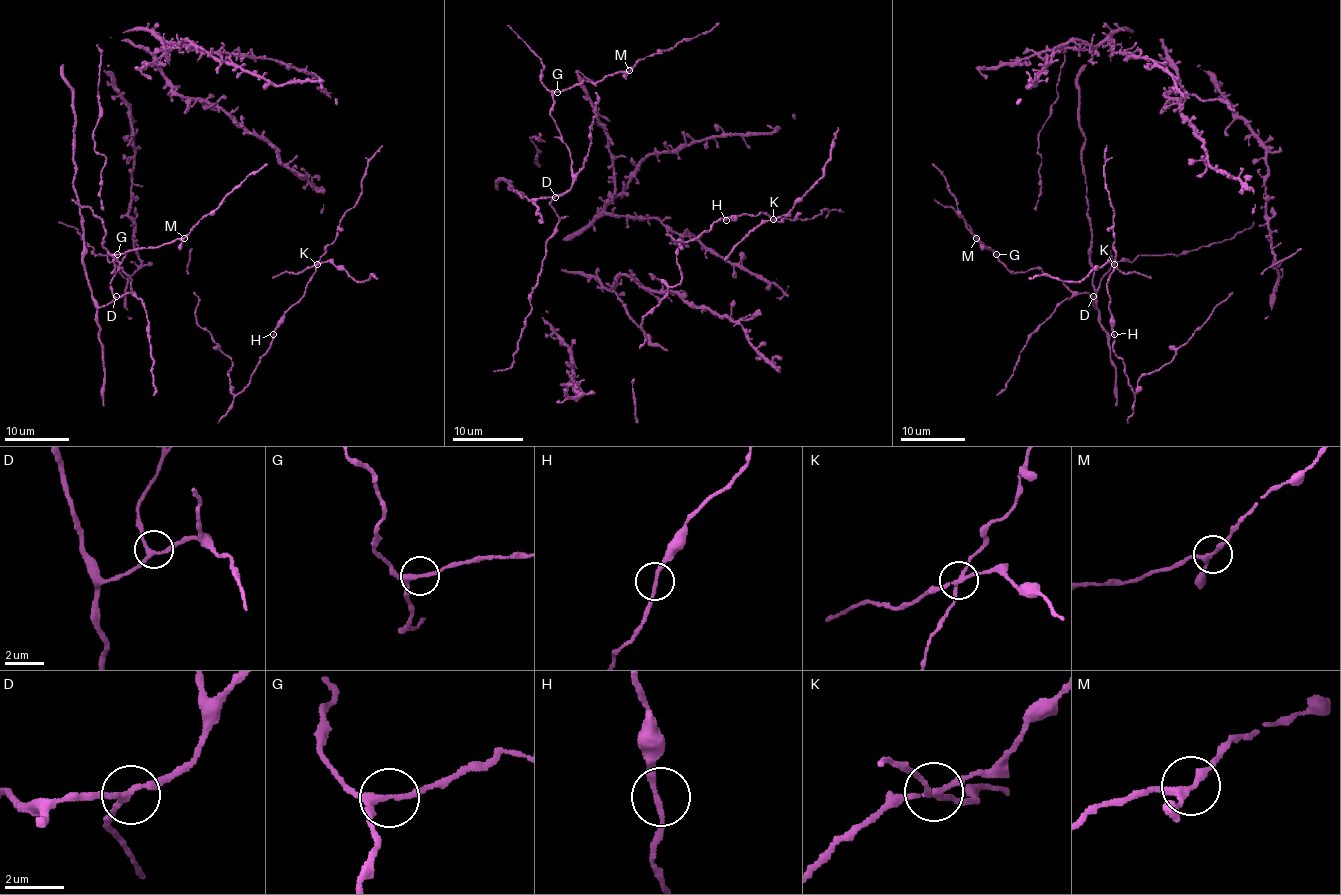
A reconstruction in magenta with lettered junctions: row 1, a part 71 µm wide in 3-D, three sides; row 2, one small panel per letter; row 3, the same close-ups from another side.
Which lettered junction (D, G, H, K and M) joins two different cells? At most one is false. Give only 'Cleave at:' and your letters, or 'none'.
Cleave at: K

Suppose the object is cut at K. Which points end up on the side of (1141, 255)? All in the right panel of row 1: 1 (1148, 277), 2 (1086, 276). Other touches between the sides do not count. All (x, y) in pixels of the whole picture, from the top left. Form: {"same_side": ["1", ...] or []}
{"same_side": []}

